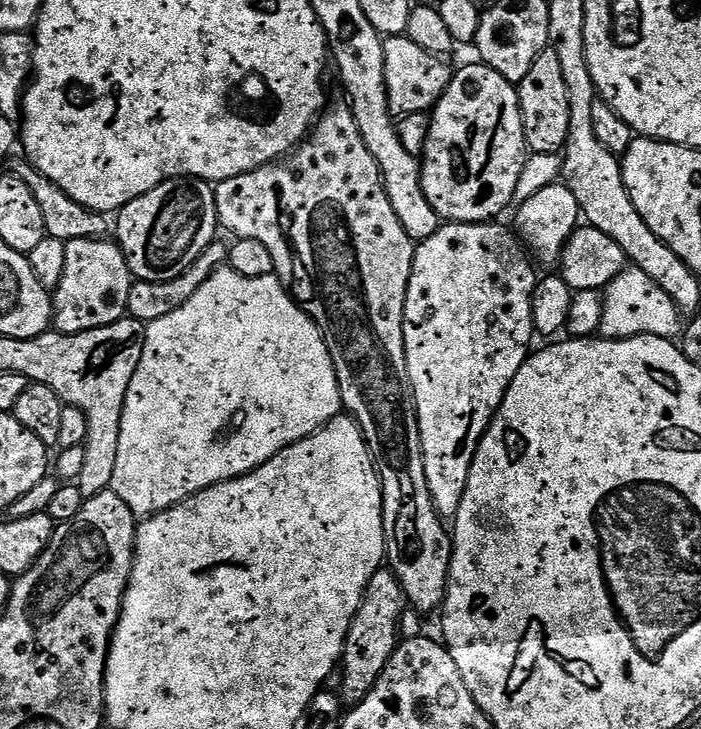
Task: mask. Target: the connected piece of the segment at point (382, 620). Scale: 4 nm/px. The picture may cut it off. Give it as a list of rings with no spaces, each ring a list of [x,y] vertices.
[[[381,570],[368,580],[368,588],[364,592],[364,600],[352,619],[348,637],[344,643],[342,653],[342,672],[344,677],[340,680],[339,691],[345,705],[359,704],[362,698],[378,682],[386,662],[394,654],[398,643],[398,629],[400,618],[406,611],[406,601],[402,586],[396,580],[391,570]]]

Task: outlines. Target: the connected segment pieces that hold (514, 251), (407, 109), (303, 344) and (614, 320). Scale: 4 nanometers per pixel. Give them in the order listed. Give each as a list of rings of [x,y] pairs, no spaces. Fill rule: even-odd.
[[[444,222],[430,238],[416,244],[404,307],[404,349],[416,404],[422,462],[426,466],[426,486],[430,486],[436,513],[445,522],[455,521],[480,440],[488,423],[496,417],[510,382],[514,382],[514,374],[522,370],[533,347],[532,295],[538,272],[532,269],[528,258],[515,231],[508,226],[503,228],[500,222]]]
[[[390,36],[384,41],[384,58],[386,62],[386,94],[393,117],[410,114],[431,113],[439,102],[440,96],[450,86],[453,69],[444,65],[441,57],[422,50],[408,36]]]
[[[225,266],[218,269],[214,274],[210,274],[210,278],[206,278],[206,282],[202,282],[202,286],[198,286],[198,290],[195,291],[186,302],[182,302],[182,306],[178,306],[178,310],[174,310],[171,314],[166,314],[163,318],[158,318],[146,326],[146,346],[142,346],[142,359],[138,362],[138,370],[134,370],[134,378],[130,378],[130,390],[126,390],[126,402],[122,410],[122,434],[118,434],[118,458],[114,461],[114,478],[112,479],[110,491],[114,494],[118,494],[118,498],[122,498],[122,502],[126,502],[126,506],[130,506],[130,510],[137,518],[153,516],[162,510],[170,510],[178,502],[182,502],[186,498],[190,498],[194,494],[198,494],[218,482],[226,482],[227,480],[238,478],[239,476],[245,476],[246,473],[252,472],[258,466],[270,462],[270,458],[274,458],[274,454],[286,450],[286,446],[290,446],[294,442],[298,442],[302,438],[314,434],[322,426],[329,424],[333,418],[341,415],[341,412],[342,405],[340,402],[338,374],[334,370],[334,362],[330,358],[330,350],[326,346],[324,335],[320,327],[318,327],[318,325],[308,317],[308,313],[296,303],[295,298],[290,295],[288,289],[285,288],[283,282],[280,281],[279,276],[273,274],[271,276],[259,276],[258,278],[246,278],[246,274],[238,274],[234,269]]]
[[[635,266],[625,267],[619,272],[607,288],[602,292],[604,309],[602,310],[602,322],[600,323],[599,335],[605,340],[625,340],[631,336],[660,336],[664,340],[672,340],[679,337],[682,332],[682,312],[676,307],[674,301],[666,294],[662,287],[656,285],[646,274]]]

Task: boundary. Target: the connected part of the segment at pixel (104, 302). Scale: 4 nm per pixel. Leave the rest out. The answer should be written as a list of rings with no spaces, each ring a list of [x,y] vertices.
[[[111,239],[67,241],[61,282],[51,293],[52,328],[62,334],[82,334],[125,319],[133,279],[124,251]]]

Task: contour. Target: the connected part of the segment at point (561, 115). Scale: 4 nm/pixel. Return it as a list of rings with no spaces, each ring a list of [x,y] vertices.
[[[551,46],[544,48],[542,54],[534,58],[534,66],[530,66],[530,74],[522,78],[518,91],[524,137],[529,149],[533,153],[559,153],[564,147],[570,128],[570,98],[566,98],[566,78],[562,78],[558,54],[554,54]]]

